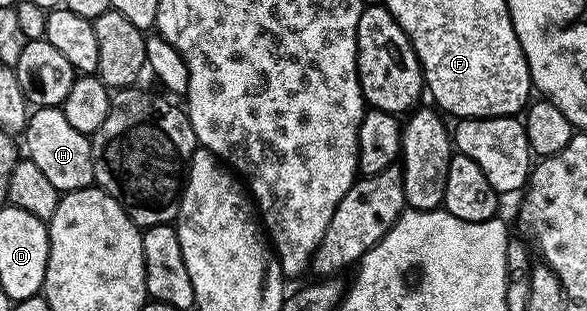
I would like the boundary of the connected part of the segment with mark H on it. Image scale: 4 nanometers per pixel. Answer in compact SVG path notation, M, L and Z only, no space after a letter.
M41 106L33 109L28 123L22 131L24 146L28 149L27 161L38 164L38 169L46 175L46 180L61 192L84 190L95 183L92 163L92 144L89 135L78 132L66 121L63 109L59 106Z

